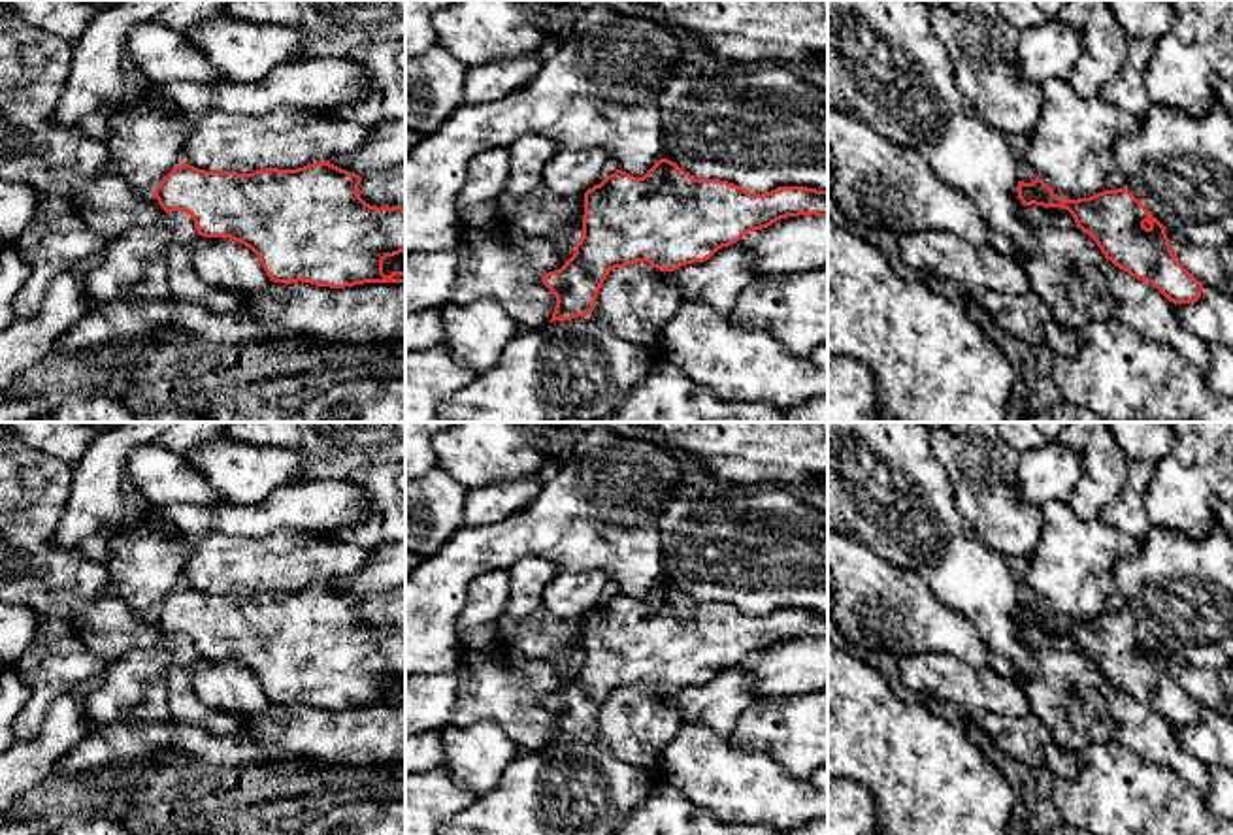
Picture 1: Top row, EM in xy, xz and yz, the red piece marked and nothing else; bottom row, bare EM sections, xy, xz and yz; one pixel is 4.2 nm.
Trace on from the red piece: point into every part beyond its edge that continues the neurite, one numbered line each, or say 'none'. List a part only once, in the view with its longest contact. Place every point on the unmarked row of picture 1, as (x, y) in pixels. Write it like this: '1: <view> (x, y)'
none

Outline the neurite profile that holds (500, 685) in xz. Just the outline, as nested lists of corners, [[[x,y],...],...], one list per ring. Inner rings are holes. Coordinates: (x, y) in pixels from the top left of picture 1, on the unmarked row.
[[[500,641],[483,650],[462,650],[452,724],[496,722],[522,752],[545,750],[556,718],[541,701],[566,686],[556,665],[552,660],[526,658]]]

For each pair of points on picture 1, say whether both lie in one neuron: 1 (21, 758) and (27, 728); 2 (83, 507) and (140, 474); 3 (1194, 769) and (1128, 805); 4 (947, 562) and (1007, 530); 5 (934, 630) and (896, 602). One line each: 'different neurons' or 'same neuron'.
1: different neurons
2: different neurons
3: different neurons
4: different neurons
5: same neuron

